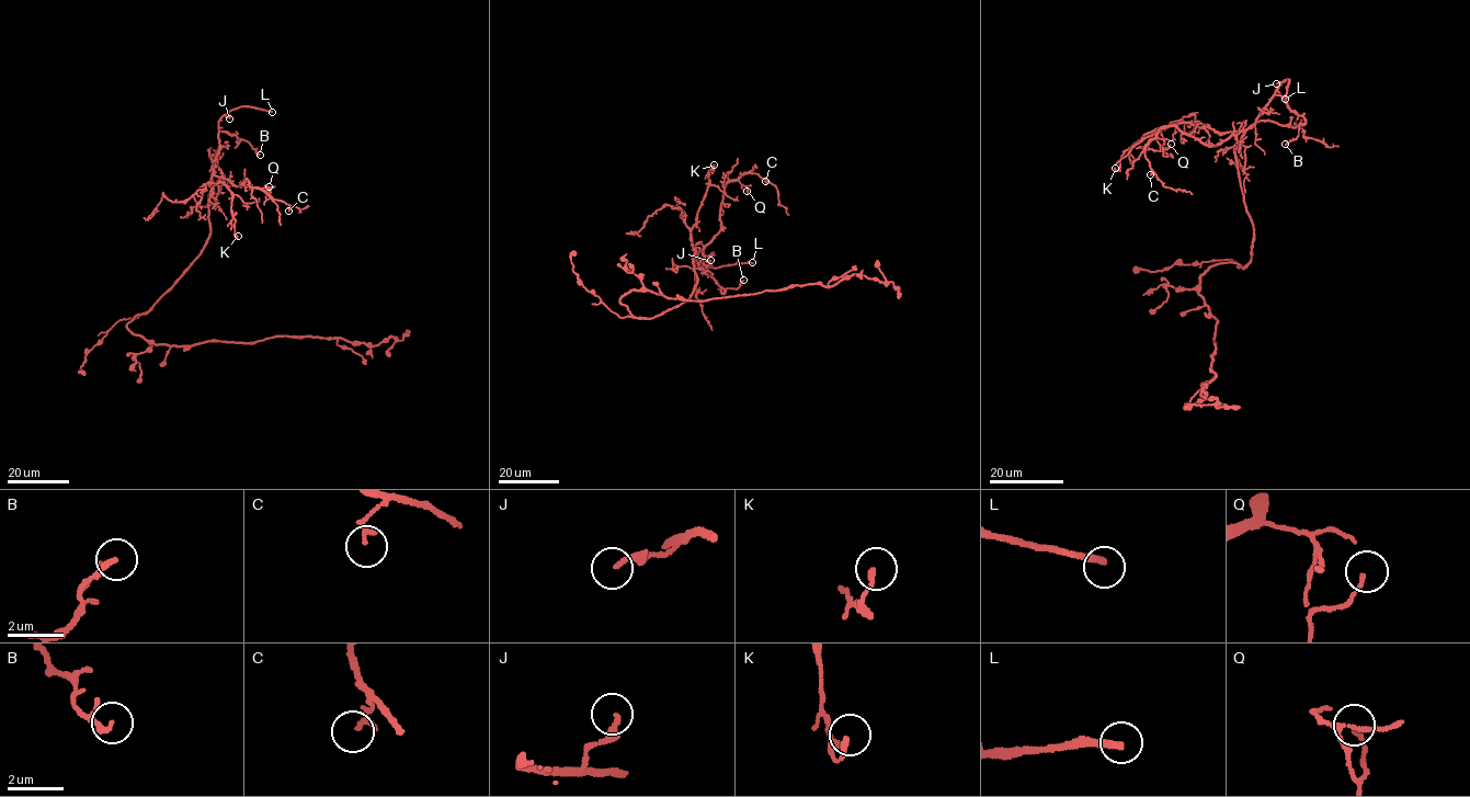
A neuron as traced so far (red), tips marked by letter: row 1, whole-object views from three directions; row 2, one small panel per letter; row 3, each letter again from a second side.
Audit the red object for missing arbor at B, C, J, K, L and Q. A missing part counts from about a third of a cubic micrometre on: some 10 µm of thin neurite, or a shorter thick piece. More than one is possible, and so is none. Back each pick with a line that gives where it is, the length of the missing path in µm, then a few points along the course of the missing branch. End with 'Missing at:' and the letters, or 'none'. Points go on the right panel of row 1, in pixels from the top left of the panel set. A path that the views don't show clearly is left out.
L: (1285, 99) | 90 µm
Missing at: L

